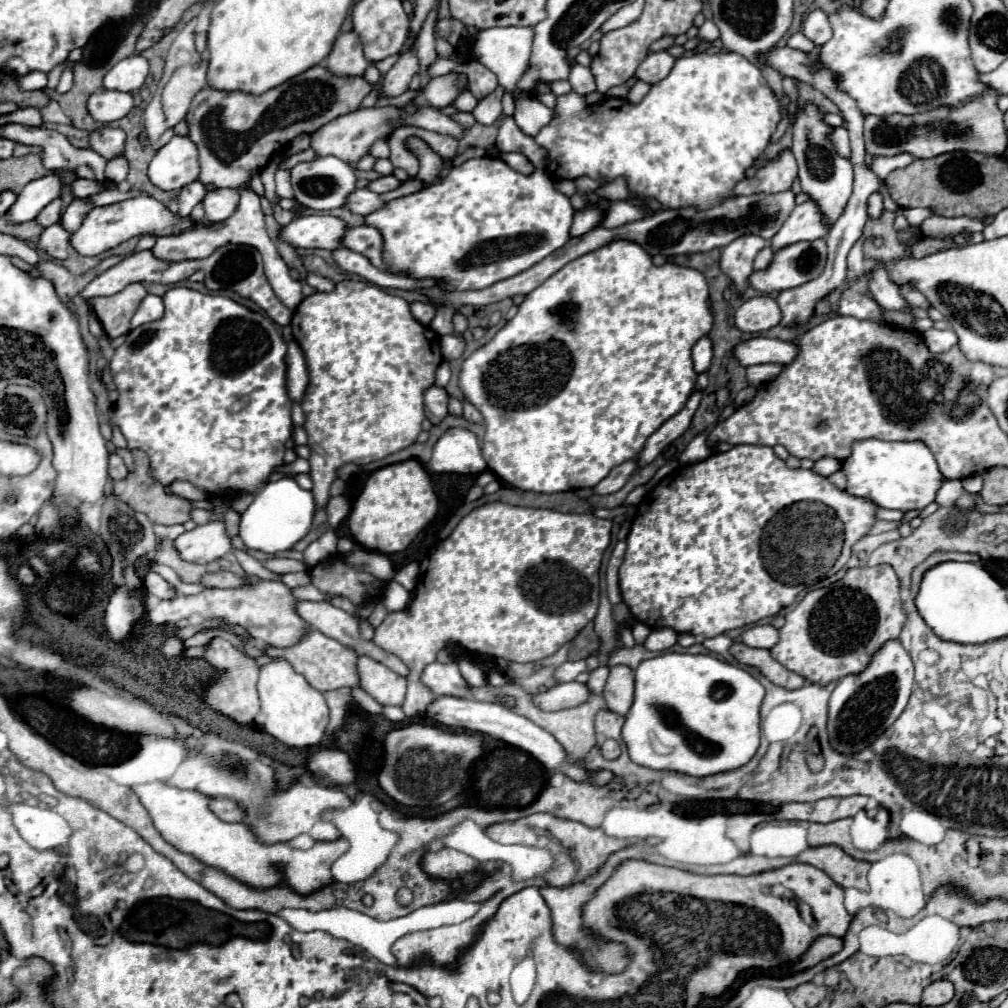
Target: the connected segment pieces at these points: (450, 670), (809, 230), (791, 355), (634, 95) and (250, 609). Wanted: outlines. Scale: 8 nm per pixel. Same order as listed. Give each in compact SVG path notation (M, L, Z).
M430 663L422 671L422 683L430 687L436 695L450 695L450 697L470 697L470 685L462 677L458 663Z
M806 201L790 213L782 229L772 237L772 247L776 251L798 241L824 239L828 235L828 229L830 227L822 223L822 215L818 215L818 203Z
M754 337L746 343L740 343L734 349L734 355L744 367L752 367L758 363L778 363L788 365L798 357L798 345L796 343L784 343L780 339L766 339L766 337Z
M638 81L638 83L630 89L630 93L628 93L628 101L630 101L630 103L640 103L640 101L646 97L648 91L650 91L650 85L644 83L644 81Z
M250 581L240 589L206 589L198 595L178 595L176 599L160 601L154 609L148 611L148 623L162 625L166 621L178 623L184 617L222 617L228 623L244 627L250 637L256 641L274 645L274 647L290 647L294 645L302 633L308 629L308 623L296 615L297 600L290 590L290 607L288 607L288 589L280 581Z

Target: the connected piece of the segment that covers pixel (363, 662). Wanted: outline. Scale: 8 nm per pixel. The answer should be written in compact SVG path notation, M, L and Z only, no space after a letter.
M360 656L358 659L358 674L360 685L366 693L370 693L380 705L398 705L402 707L406 689L400 684L404 677L394 673L370 657Z

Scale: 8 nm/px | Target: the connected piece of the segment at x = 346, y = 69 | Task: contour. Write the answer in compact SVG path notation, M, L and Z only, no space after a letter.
M340 33L334 49L326 57L324 67L332 75L364 75L366 71L366 59L362 55L362 45L356 33Z

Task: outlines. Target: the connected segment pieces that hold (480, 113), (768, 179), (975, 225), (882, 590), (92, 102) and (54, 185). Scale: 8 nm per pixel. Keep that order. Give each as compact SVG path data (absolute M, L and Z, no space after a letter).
M496 89L488 97L478 101L478 105L472 111L472 115L476 117L478 123L492 125L500 117L500 97L502 97L502 89Z
M784 149L776 159L772 159L762 169L758 169L754 177L740 181L734 187L734 195L786 191L792 187L792 181L796 175L798 175L796 159L790 149Z
M930 215L920 229L926 235L954 235L958 231L982 231L984 223L970 219L970 217L956 217L956 219L946 219L946 217L938 217L938 215Z
M856 567L848 569L840 581L804 595L786 615L786 625L778 631L780 641L770 649L770 655L806 681L828 685L846 675L862 673L882 643L900 637L904 623L906 611L894 567Z
M102 89L90 95L88 99L88 111L100 123L112 123L116 119L122 119L124 115L128 115L132 107L134 107L132 93L122 93L122 91Z
M48 175L36 181L30 181L24 191L16 197L14 205L2 215L10 225L20 225L32 221L52 199L62 191L62 181L58 175Z

